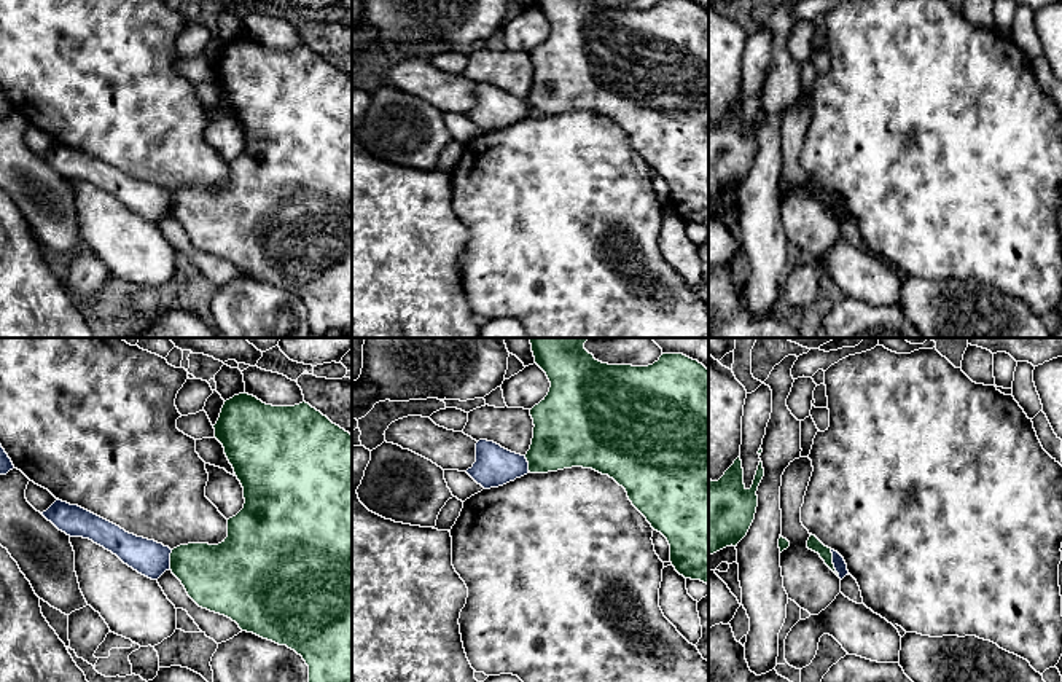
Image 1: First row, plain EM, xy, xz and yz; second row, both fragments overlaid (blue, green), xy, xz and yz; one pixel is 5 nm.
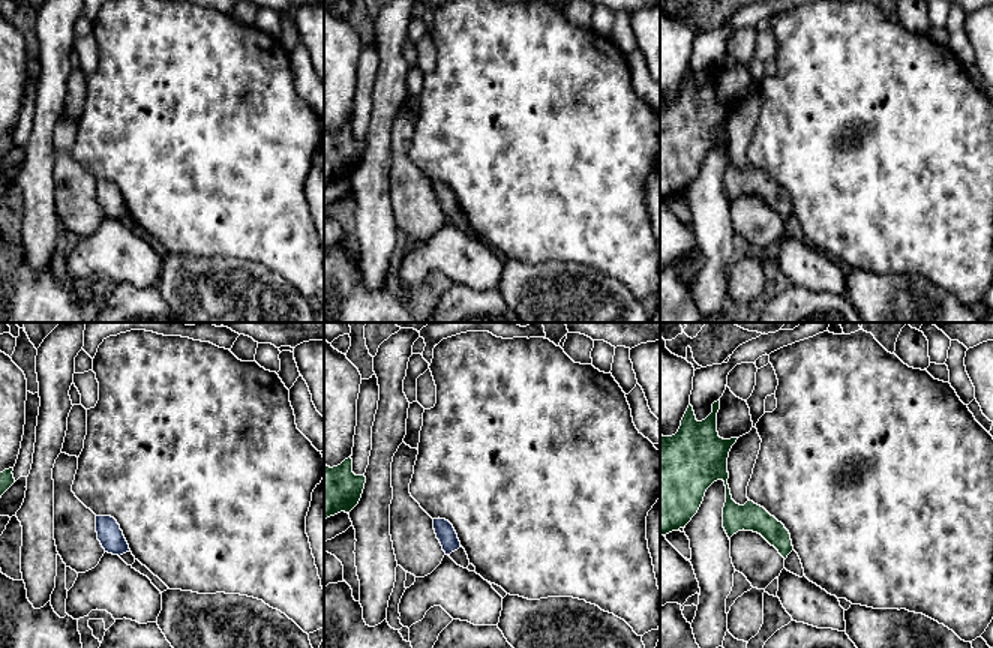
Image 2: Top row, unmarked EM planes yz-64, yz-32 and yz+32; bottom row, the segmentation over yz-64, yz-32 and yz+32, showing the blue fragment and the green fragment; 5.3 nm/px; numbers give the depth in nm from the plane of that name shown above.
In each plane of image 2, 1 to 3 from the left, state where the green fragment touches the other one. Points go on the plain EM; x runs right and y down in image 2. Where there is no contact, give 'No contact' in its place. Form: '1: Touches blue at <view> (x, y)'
1: No contact
2: No contact
3: No contact

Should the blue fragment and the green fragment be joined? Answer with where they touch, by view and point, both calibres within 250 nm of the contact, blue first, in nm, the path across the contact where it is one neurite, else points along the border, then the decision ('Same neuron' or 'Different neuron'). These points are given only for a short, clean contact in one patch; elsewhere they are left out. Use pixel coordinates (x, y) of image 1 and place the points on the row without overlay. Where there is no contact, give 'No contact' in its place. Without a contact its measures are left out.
Touches blue at yz (833, 206). Thickness 60 nm (blue) against 70 nm. Boundary: yz (830, 193), (833, 211), (839, 219). Different neuron

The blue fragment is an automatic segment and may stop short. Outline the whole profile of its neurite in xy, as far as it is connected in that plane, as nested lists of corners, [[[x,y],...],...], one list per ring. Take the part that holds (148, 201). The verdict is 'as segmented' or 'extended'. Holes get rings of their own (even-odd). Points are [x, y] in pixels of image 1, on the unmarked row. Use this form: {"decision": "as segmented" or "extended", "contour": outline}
{"decision": "as segmented", "contour": [[[57,142],[41,158],[67,178],[92,183],[151,223],[158,223],[170,212],[169,190],[129,177],[78,148]]]}

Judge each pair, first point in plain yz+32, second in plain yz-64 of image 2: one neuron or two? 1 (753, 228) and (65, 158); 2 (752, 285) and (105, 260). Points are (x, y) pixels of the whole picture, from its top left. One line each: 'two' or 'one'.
1: one
2: one

